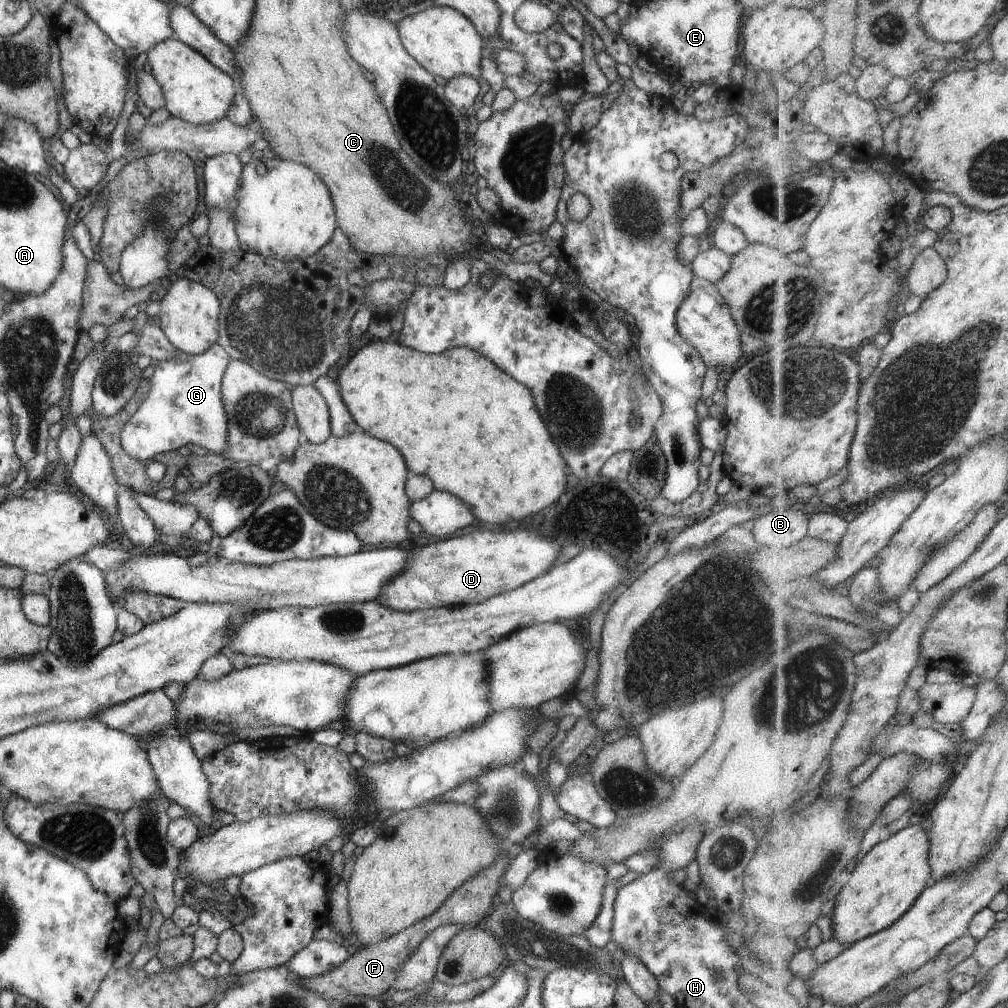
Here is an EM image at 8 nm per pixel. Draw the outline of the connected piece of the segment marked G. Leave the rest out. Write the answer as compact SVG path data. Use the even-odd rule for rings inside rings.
M215 342L201 354L188 355L177 351L173 359L159 361L154 366L153 373L147 378L150 387L146 392L146 397L118 434L121 448L125 454L145 463L157 455L173 454L179 446L184 444L197 444L208 450L209 453L221 454L226 447L228 430L227 415L221 400L220 382L229 359L230 356L227 352Z

